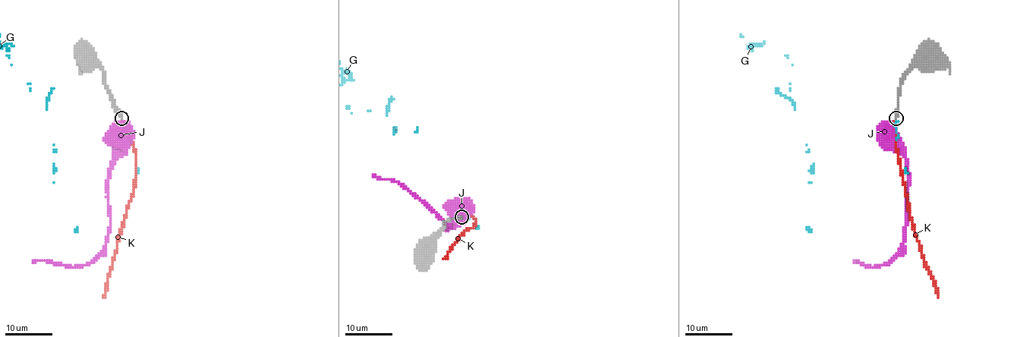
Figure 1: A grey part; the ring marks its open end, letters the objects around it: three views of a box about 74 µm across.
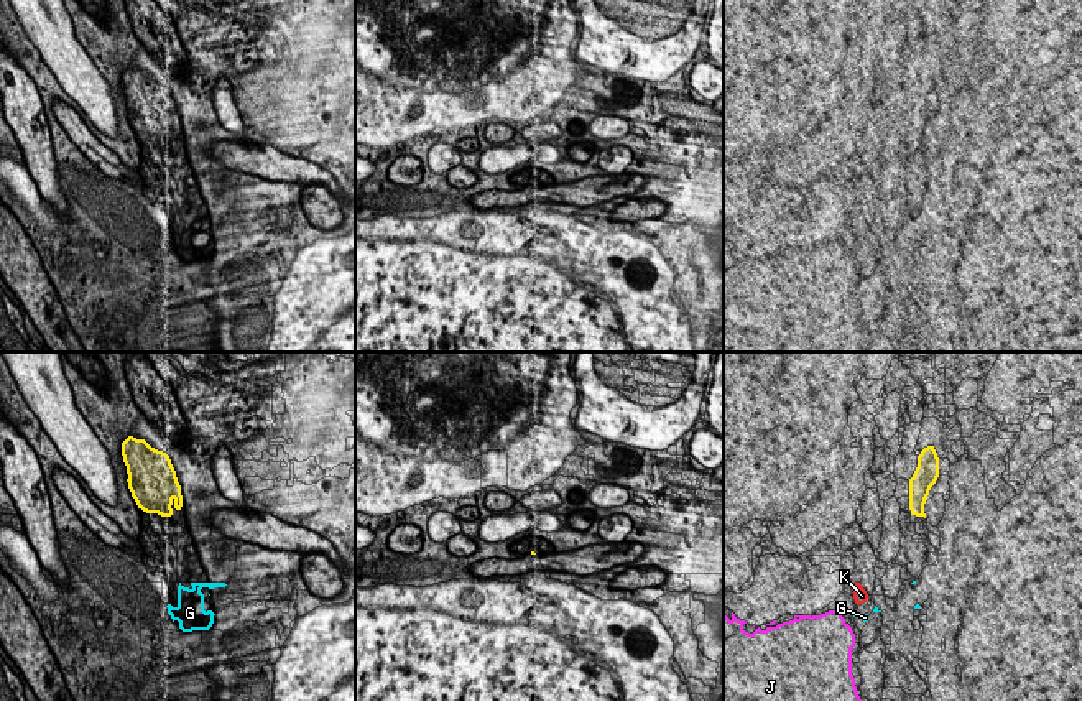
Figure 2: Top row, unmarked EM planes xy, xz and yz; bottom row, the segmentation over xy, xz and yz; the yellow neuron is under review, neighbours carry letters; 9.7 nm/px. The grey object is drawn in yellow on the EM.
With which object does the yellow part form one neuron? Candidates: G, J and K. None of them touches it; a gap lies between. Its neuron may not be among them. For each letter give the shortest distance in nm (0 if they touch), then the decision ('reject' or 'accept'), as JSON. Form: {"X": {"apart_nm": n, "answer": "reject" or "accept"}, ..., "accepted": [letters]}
{"G": {"apart_nm": 650, "answer": "accept"}, "J": {"apart_nm": 1200, "answer": "reject"}, "K": {"apart_nm": 850, "answer": "reject"}, "accepted": ["G"]}

